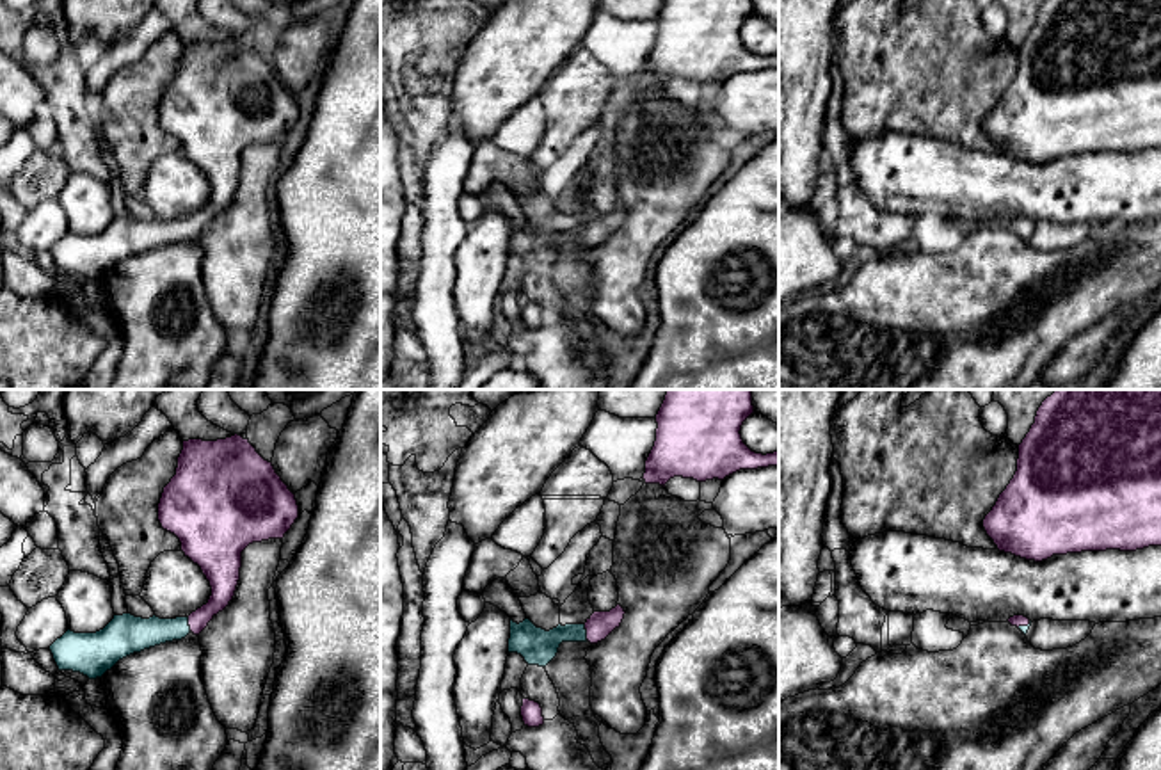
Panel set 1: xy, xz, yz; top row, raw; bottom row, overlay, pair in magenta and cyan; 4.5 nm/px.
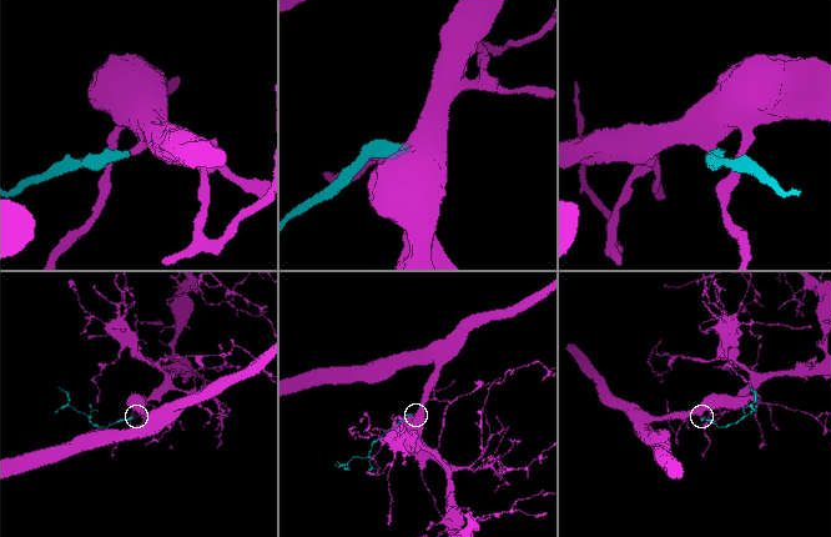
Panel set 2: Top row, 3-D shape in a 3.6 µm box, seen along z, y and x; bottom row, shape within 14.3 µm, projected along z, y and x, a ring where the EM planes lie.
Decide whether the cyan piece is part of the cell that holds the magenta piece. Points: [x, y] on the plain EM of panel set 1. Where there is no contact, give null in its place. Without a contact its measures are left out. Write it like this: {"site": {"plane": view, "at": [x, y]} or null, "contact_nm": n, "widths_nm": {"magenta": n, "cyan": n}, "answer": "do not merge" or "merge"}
{"site": {"plane": "xz", "at": [587, 233]}, "contact_nm": 70, "widths_nm": {"magenta": 120, "cyan": 160}, "answer": "merge"}

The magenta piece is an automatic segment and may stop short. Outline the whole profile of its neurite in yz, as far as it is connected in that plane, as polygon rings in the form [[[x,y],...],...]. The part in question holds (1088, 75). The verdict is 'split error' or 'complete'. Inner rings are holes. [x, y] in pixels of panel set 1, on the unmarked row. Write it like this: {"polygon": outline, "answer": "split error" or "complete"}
{"polygon": [[[1045,0],[1019,46],[1017,73],[983,121],[999,153],[1042,164],[1081,153],[1161,148],[1161,0]]], "answer": "complete"}

